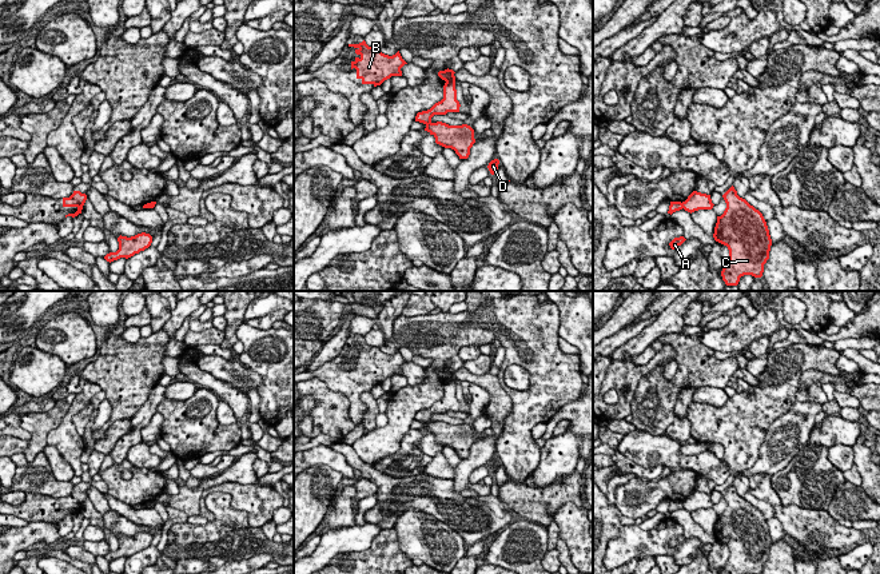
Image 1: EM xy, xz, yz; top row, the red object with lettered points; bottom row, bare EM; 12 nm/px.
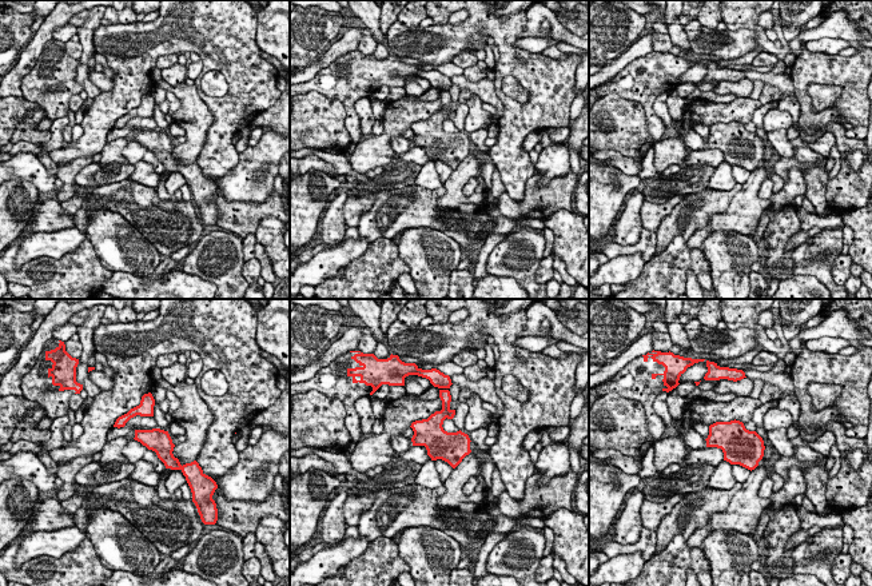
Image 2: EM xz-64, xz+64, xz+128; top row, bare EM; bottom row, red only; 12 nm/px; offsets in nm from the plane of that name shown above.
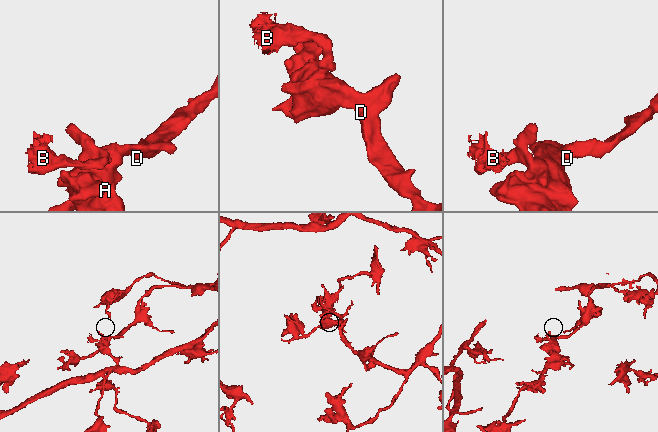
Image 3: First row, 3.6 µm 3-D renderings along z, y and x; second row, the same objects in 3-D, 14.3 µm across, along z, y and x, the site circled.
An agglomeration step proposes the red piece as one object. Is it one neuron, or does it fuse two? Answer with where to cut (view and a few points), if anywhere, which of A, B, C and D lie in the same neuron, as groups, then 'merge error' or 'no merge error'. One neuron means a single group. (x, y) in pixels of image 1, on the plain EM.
cut in xz along (454, 379), (446, 382); A C D / B; merge error

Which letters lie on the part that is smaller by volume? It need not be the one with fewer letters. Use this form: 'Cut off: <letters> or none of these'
Cut off: B

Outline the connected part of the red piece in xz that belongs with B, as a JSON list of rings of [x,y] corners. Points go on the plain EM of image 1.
[[[365,339],[359,343],[349,343],[349,346],[354,346],[358,354],[351,360],[351,368],[357,368],[357,378],[361,378],[362,383],[377,386],[391,375],[402,375],[401,367],[407,363],[399,350],[389,355],[378,347],[369,346]]]

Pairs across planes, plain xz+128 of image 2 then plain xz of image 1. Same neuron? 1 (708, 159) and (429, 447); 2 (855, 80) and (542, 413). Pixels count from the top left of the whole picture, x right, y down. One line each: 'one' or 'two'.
1: one
2: one

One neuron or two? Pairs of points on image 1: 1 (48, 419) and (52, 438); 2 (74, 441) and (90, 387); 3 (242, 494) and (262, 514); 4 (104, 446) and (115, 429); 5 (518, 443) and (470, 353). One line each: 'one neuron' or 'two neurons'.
1: two neurons
2: one neuron
3: one neuron
4: one neuron
5: two neurons

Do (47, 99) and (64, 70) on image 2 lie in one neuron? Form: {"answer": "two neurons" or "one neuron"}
{"answer": "one neuron"}

